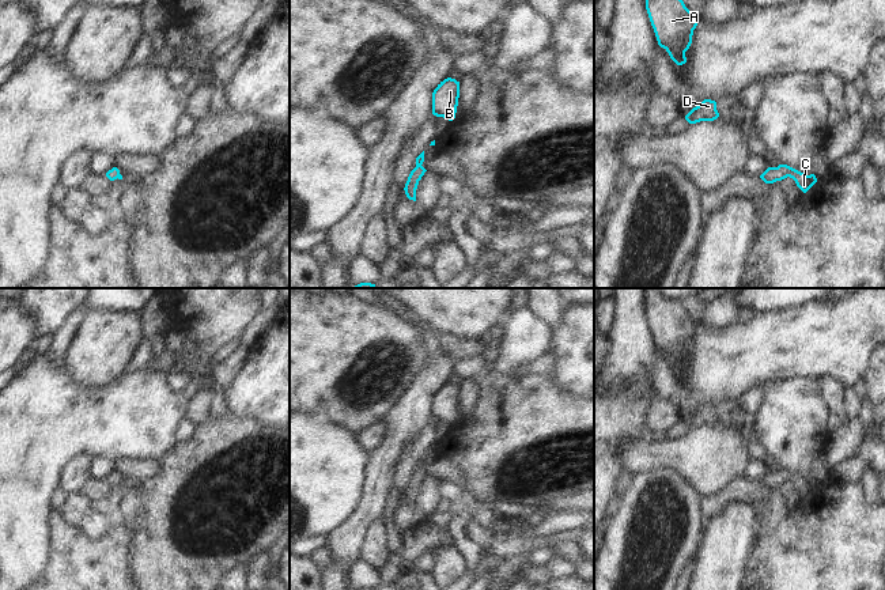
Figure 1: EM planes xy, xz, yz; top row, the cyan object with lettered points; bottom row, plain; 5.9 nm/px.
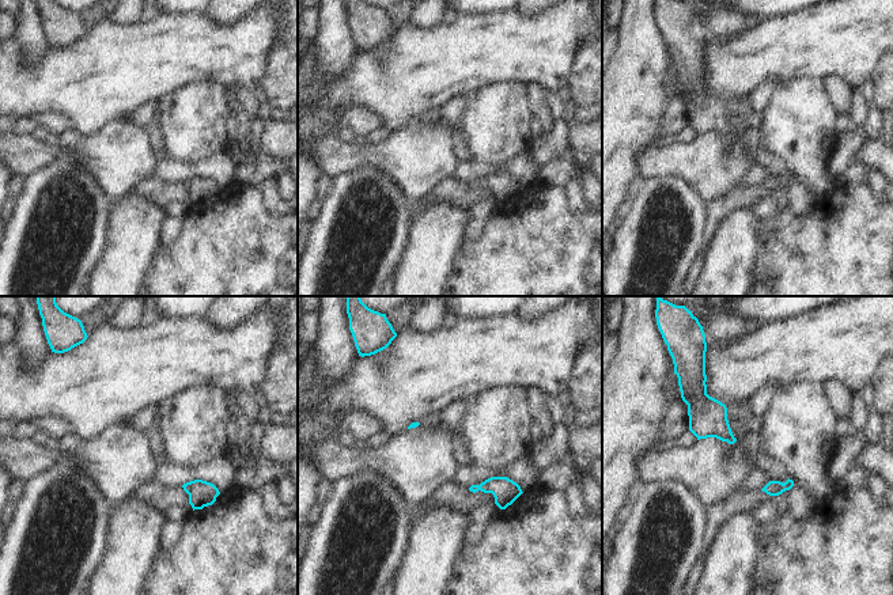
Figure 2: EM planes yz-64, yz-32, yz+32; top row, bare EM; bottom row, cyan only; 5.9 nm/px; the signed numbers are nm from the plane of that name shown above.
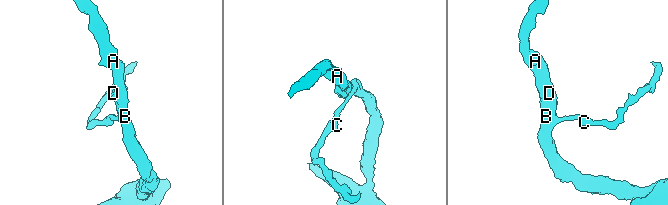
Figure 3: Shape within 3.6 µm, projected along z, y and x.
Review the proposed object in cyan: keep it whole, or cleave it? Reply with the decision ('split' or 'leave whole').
leave whole

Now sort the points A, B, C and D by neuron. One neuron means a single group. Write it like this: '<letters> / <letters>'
A B C D

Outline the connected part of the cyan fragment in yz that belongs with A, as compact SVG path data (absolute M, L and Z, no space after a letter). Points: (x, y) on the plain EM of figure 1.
M647 288L646 314L658 349L677 370L685 368L685 356L692 348L697 326L682 303L667 299L657 288Z

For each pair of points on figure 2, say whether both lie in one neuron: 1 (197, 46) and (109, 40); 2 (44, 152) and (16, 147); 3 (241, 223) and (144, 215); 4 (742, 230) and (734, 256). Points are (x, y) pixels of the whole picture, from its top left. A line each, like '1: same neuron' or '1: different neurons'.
1: same neuron
2: same neuron
3: different neurons
4: same neuron

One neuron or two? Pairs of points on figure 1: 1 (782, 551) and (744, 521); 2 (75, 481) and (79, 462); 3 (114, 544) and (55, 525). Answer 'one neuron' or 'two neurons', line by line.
1: two neurons
2: one neuron
3: one neuron

